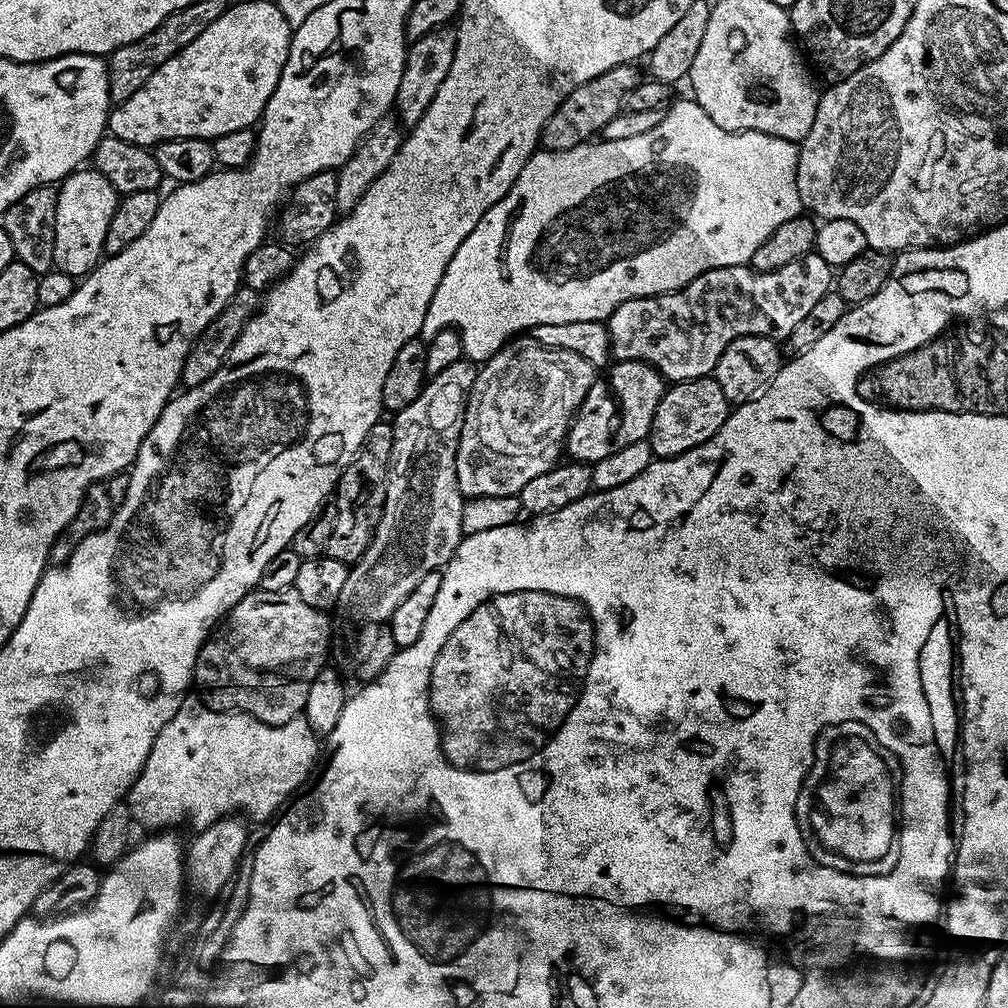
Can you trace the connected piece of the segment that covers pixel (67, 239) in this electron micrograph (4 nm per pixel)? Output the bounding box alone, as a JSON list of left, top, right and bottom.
[54,166,118,278]

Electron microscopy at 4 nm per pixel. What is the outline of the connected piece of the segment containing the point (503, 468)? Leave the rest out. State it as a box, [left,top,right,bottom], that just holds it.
[458,338,598,500]

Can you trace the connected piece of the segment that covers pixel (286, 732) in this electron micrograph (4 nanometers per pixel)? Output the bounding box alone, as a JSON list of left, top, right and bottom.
[126,694,322,830]

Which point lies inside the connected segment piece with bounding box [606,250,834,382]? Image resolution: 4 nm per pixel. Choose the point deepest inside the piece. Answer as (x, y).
(681, 334)

